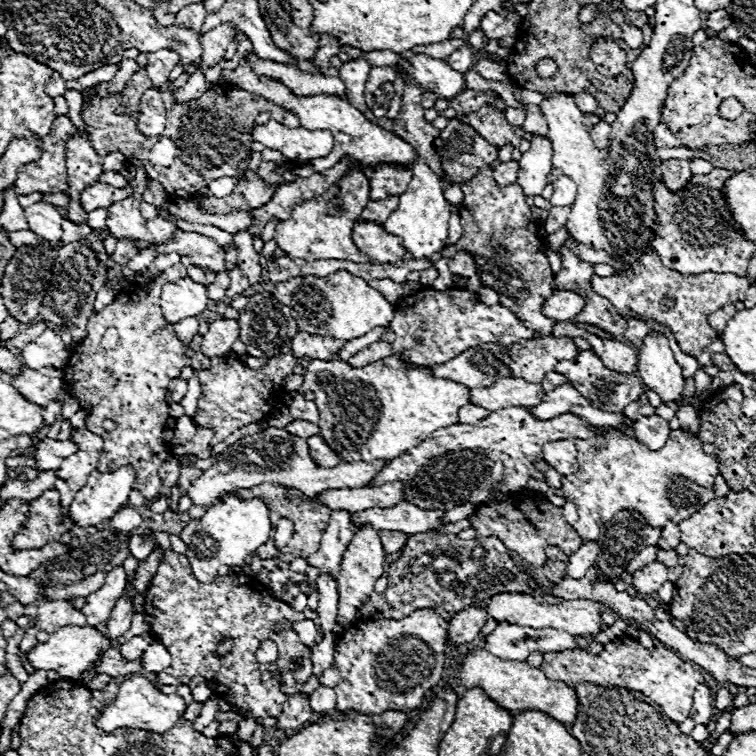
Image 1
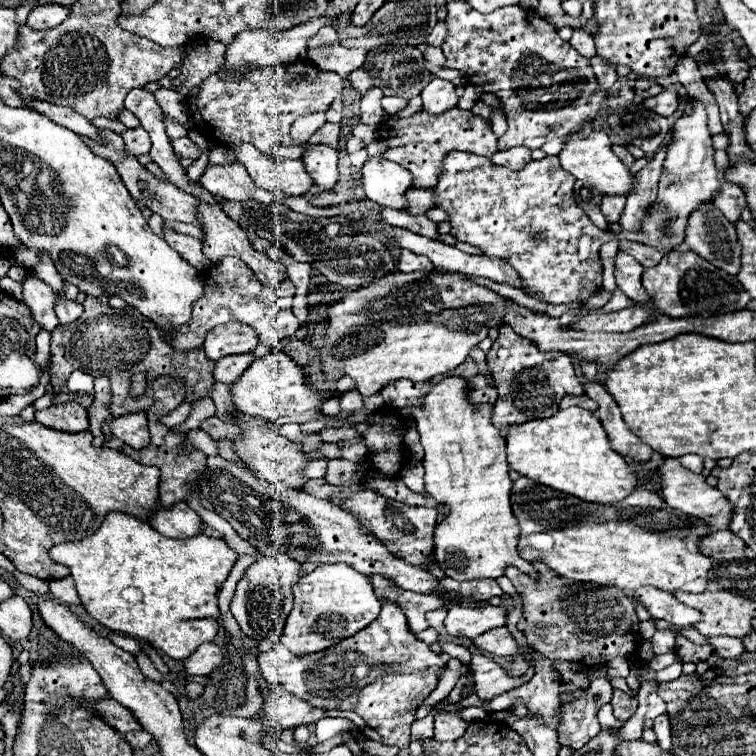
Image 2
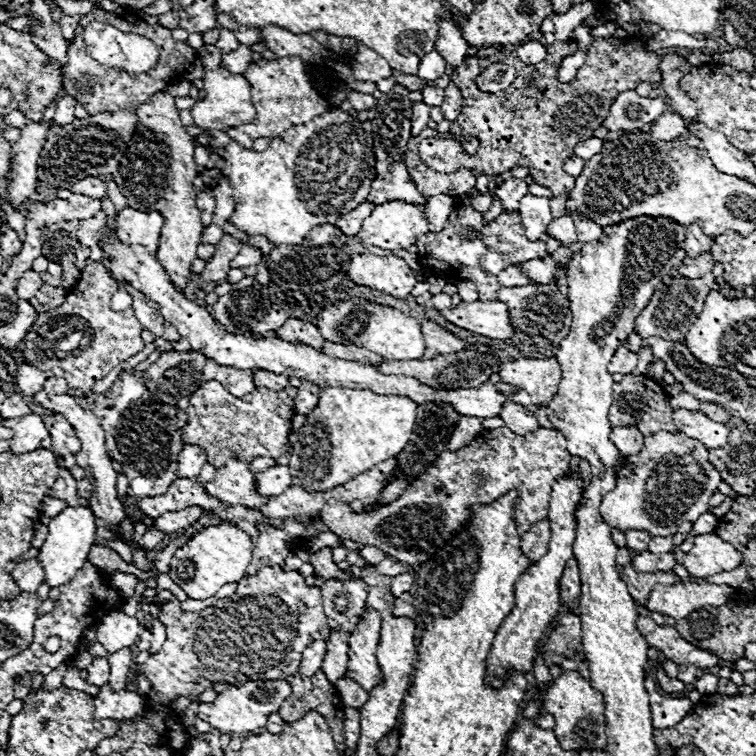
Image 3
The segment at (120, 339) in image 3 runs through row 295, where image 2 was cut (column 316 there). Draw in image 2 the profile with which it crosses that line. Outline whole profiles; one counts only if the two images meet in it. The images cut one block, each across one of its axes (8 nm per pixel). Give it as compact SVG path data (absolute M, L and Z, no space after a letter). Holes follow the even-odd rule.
M308 60L264 70L248 70L240 80L224 80L220 74L210 76L198 86L198 94L188 98L198 126L210 126L212 138L224 146L248 142L274 160L300 158L302 146L292 146L290 126L302 114L326 112L328 106L342 98L344 82L336 72L326 72ZM308 74L308 76L306 76ZM220 106L220 108L218 108Z

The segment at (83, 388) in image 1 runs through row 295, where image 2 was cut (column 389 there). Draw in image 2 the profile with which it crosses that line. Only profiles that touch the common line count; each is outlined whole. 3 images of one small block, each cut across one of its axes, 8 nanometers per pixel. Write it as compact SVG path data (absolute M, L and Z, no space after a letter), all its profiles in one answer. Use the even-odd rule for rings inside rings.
M450 108L440 116L432 116L430 112L416 112L410 118L390 118L380 128L380 138L388 140L388 150L384 152L386 160L392 160L414 176L414 188L434 188L436 176L442 166L442 158L450 150L466 150L480 156L492 156L498 152L498 136L492 132L490 124L470 110Z

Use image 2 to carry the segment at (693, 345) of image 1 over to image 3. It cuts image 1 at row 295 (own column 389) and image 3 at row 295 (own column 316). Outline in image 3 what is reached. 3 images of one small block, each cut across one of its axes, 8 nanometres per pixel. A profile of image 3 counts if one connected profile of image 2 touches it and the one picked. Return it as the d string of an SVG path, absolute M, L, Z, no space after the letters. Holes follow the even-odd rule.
M704 252L704 254L700 254L696 258L684 258L684 262L672 270L672 274L678 274L678 278L664 278L660 282L660 286L656 286L648 306L636 318L636 328L634 328L636 334L640 334L642 338L658 336L658 338L664 338L670 342L684 342L684 334L696 322L708 292L718 288L718 284L712 278L714 258L710 256L710 252Z

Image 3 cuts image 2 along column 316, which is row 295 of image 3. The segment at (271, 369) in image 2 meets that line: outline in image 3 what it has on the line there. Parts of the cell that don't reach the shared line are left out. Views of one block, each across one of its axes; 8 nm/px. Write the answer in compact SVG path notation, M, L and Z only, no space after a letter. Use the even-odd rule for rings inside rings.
M356 254L348 268L348 280L358 286L386 292L394 298L406 298L416 286L416 274L408 268L404 258L398 256L376 256Z

